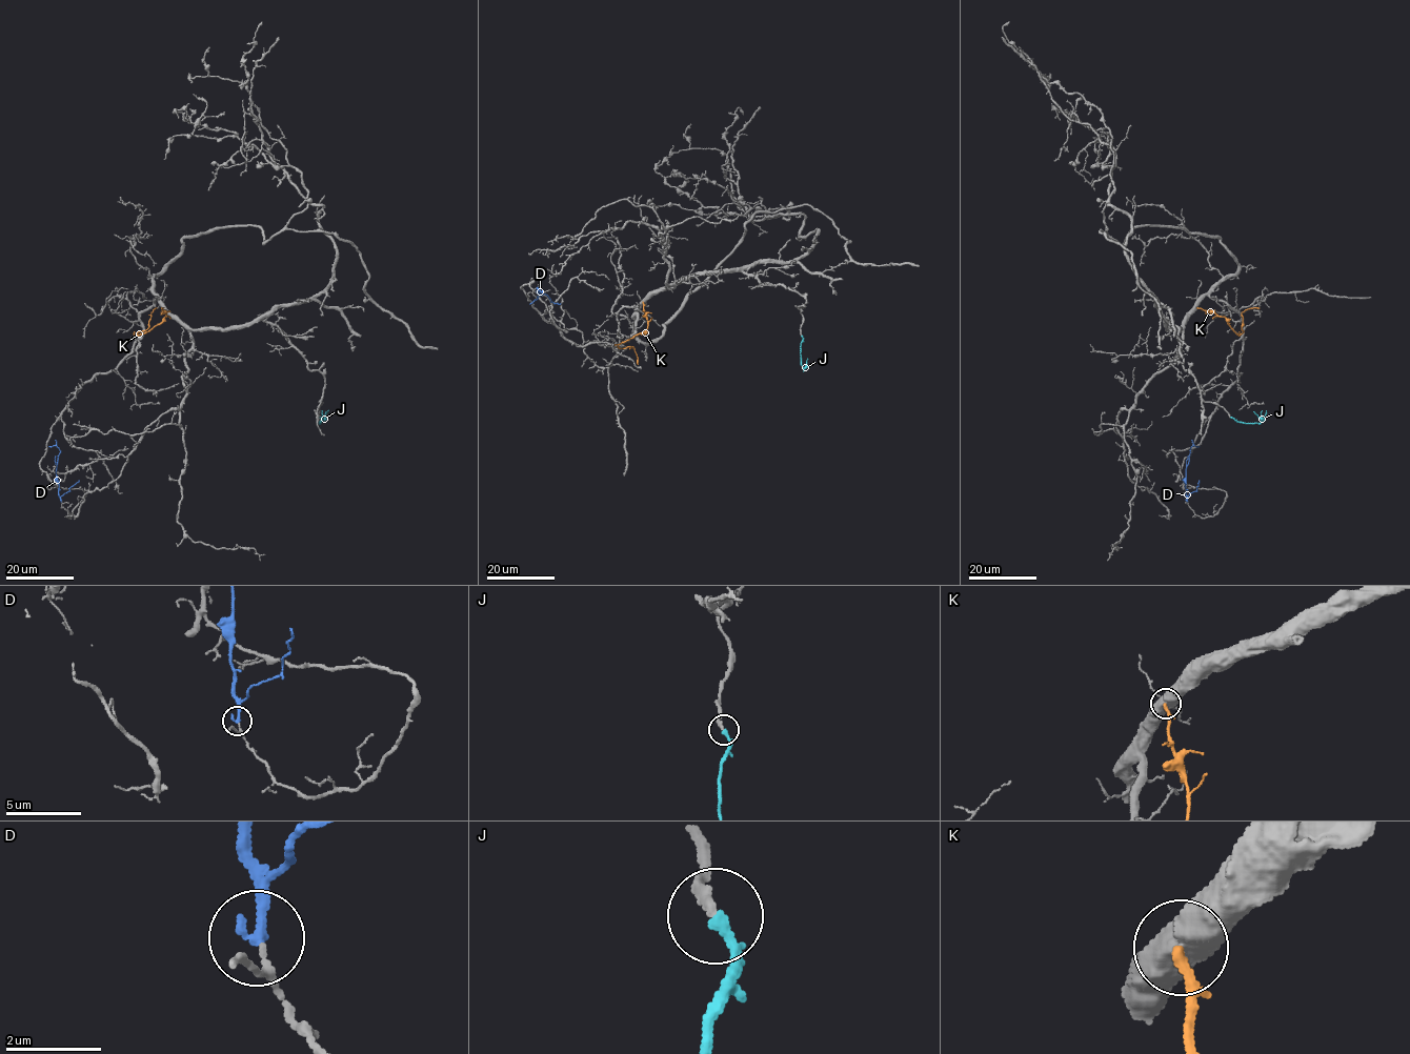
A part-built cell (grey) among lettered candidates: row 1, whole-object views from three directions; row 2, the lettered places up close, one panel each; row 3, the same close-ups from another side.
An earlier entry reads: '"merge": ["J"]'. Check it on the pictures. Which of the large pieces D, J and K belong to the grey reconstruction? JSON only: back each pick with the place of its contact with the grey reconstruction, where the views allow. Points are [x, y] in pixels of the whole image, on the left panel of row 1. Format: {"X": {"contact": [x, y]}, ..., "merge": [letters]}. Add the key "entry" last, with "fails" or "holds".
{"J": {"contact": [320, 418]}, "merge": ["J"], "entry": "holds"}

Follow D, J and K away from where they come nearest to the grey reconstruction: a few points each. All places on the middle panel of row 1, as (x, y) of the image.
D: (543, 291), (538, 291), (542, 296), (529, 304)
J: (802, 336), (801, 364), (810, 367)
K: (643, 302), (647, 328), (619, 346), (632, 346), (638, 364)

